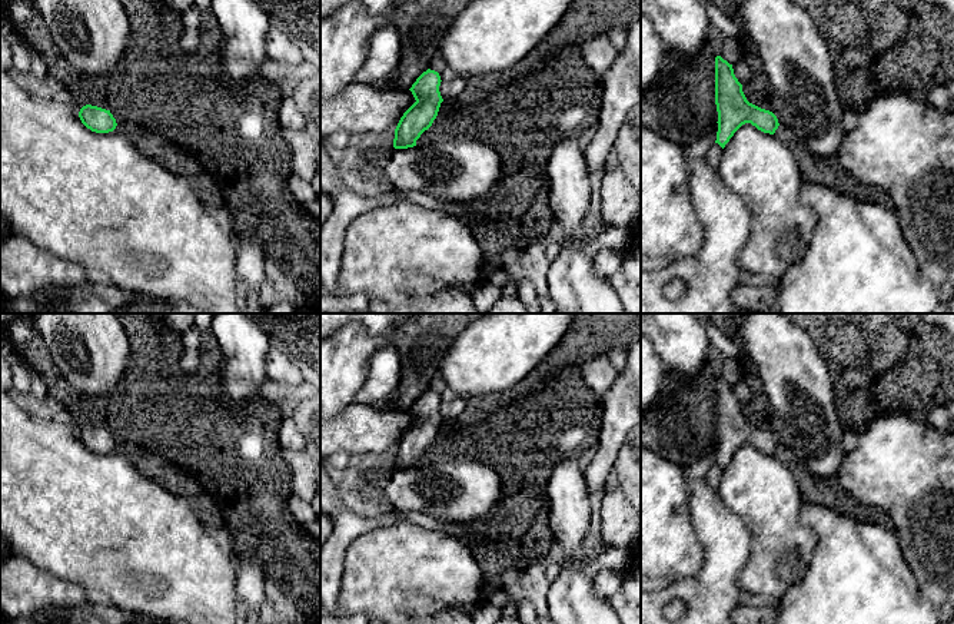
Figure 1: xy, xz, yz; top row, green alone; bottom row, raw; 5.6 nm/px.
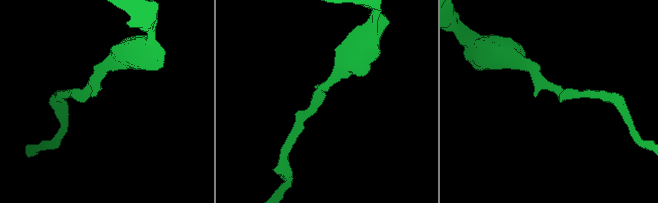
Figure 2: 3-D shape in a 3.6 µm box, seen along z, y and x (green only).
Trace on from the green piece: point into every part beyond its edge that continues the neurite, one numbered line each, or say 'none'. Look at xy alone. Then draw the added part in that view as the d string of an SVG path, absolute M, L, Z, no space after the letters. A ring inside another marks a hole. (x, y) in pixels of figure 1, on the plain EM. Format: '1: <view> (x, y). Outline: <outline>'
none

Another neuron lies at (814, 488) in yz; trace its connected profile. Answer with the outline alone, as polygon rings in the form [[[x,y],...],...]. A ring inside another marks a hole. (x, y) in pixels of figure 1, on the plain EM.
[[[797,465],[792,472],[801,491],[802,504],[828,507],[858,521],[892,528],[891,520],[884,511],[854,499],[837,478],[817,475],[802,465]]]

